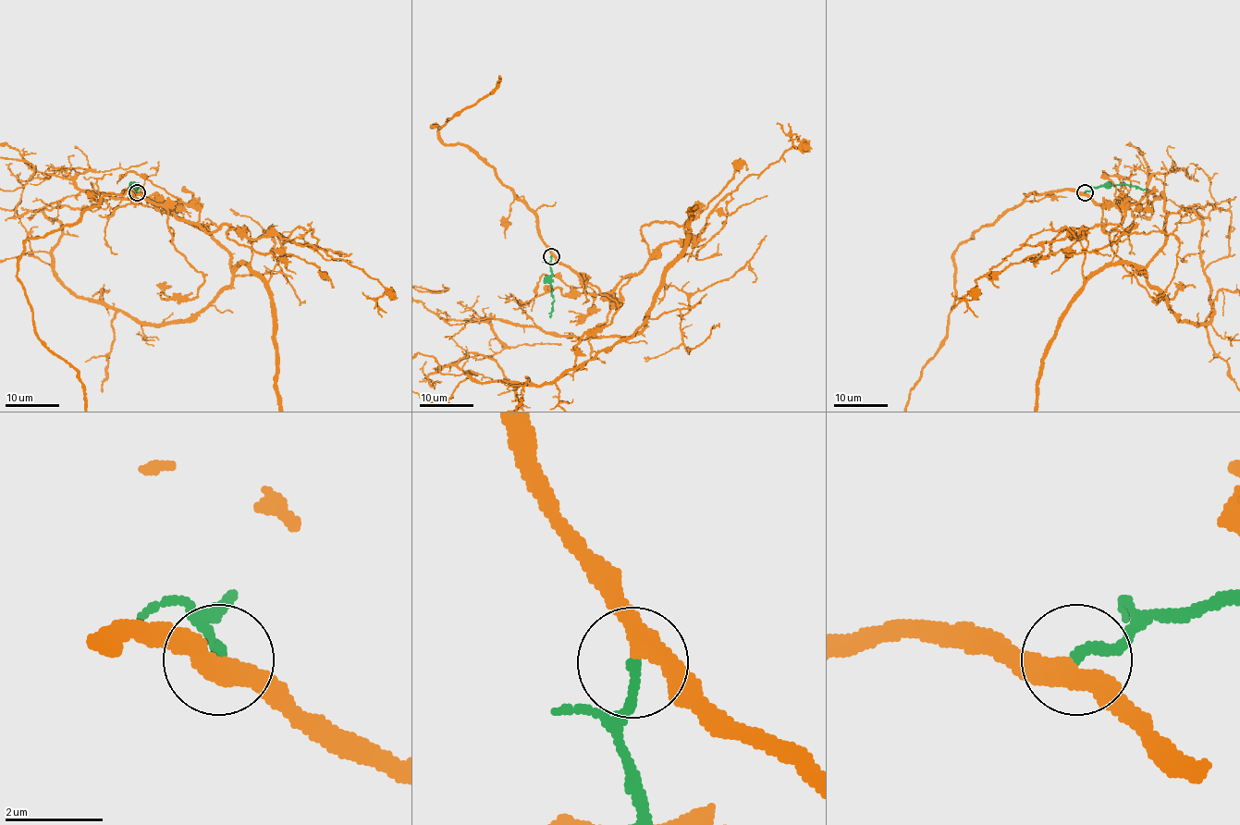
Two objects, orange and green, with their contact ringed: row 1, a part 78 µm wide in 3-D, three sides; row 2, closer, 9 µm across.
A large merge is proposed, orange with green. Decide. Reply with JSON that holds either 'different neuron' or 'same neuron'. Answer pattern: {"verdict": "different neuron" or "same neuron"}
{"verdict": "same neuron"}

